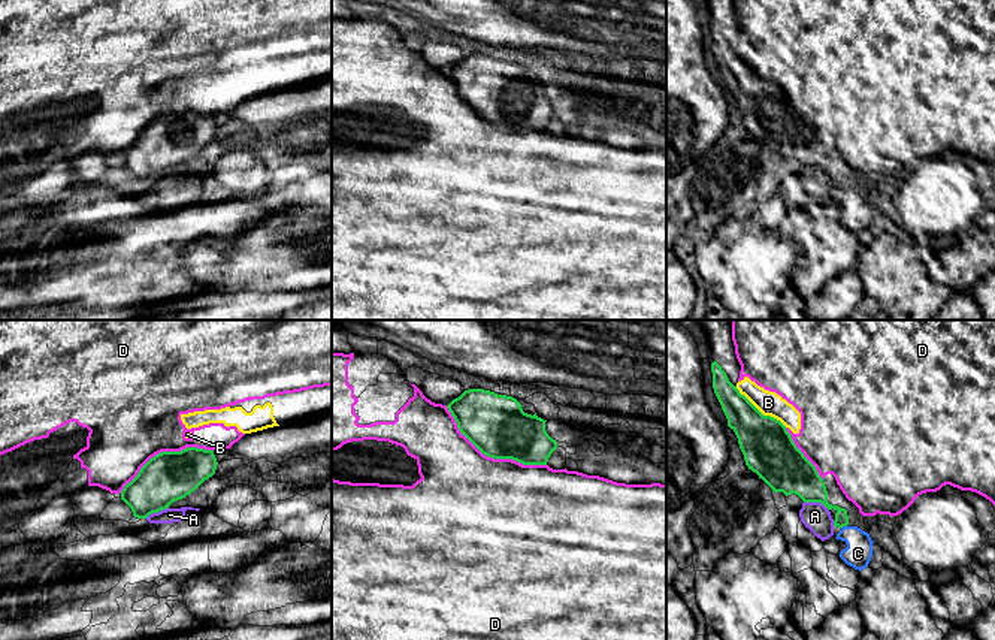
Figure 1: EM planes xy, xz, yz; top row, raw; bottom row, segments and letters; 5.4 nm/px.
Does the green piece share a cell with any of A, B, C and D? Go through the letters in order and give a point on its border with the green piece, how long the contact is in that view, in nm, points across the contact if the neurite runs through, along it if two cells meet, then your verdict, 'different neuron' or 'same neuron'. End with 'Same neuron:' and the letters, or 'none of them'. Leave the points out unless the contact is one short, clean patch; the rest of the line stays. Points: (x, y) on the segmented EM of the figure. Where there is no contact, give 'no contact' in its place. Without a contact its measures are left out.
A: yz (816, 501) | 140 nm | along yz (804, 501), (819, 501), (828, 510) | different neuron
B: yz (759, 411) | 360 nm | different neuron
C: yz (843, 525) | 40 nm | same neuron
D: xz (490, 456) | 650 nm | different neuron
Same neuron: C

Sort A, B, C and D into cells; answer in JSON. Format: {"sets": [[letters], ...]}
{"sets": [["A"], ["B", "D"], ["C"]]}

